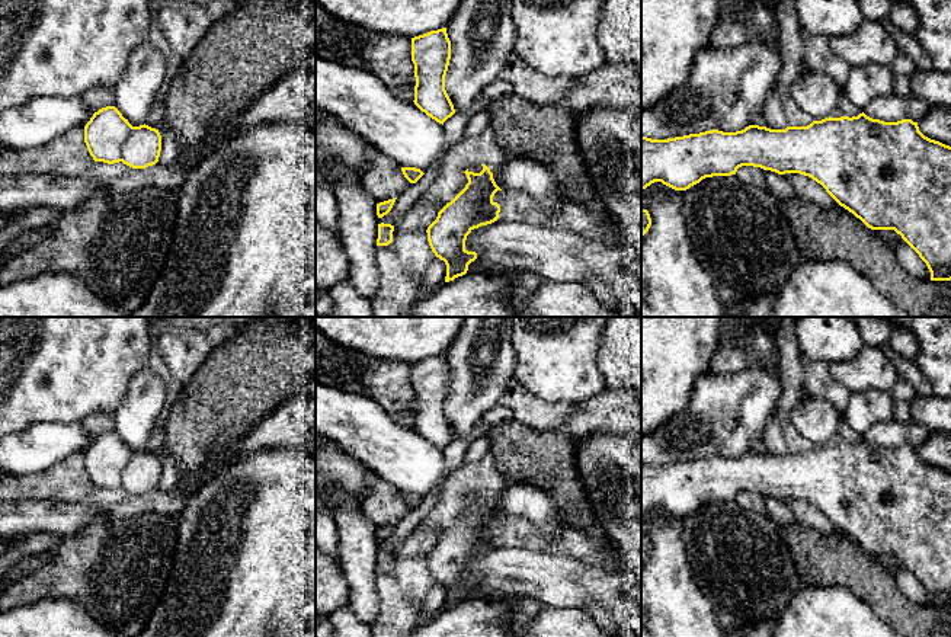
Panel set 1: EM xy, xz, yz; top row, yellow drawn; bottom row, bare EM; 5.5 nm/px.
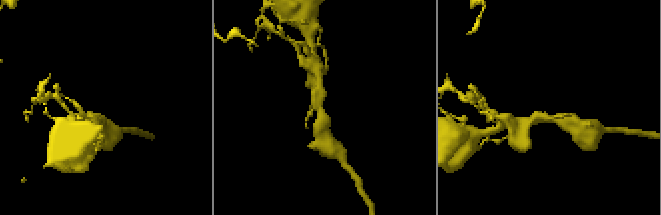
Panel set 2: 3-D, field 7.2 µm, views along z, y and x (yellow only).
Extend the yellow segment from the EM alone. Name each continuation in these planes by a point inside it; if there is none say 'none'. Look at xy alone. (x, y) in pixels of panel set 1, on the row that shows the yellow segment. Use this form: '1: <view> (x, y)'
none

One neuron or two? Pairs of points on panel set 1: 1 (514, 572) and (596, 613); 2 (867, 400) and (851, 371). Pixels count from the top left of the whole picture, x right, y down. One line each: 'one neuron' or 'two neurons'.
1: two neurons
2: two neurons

